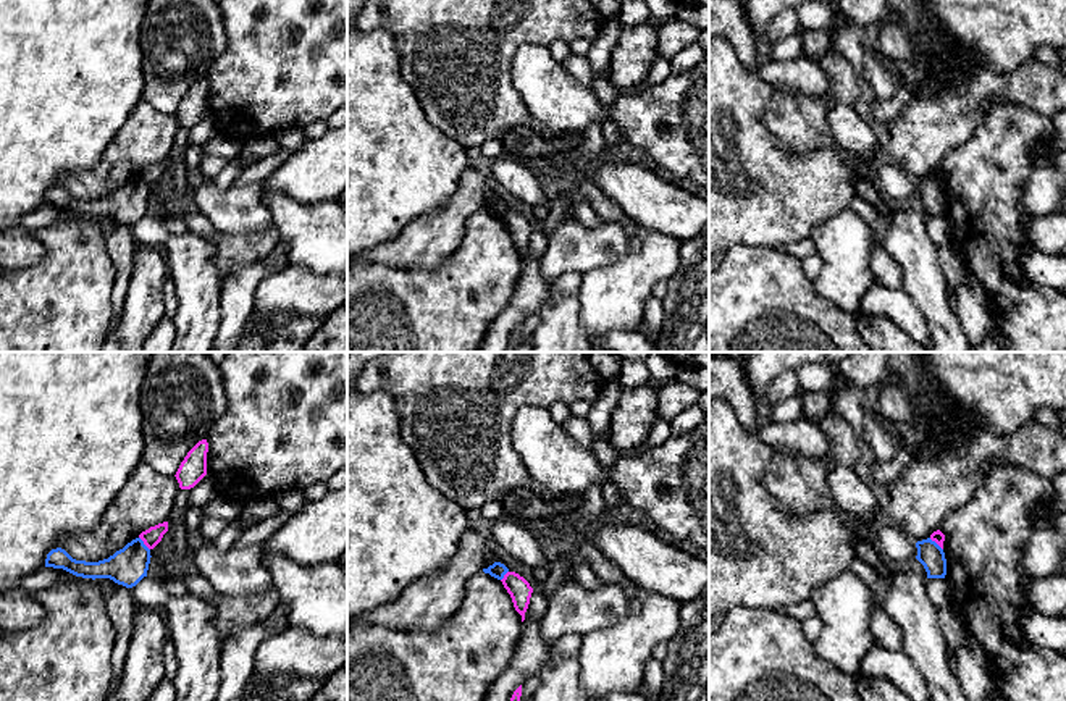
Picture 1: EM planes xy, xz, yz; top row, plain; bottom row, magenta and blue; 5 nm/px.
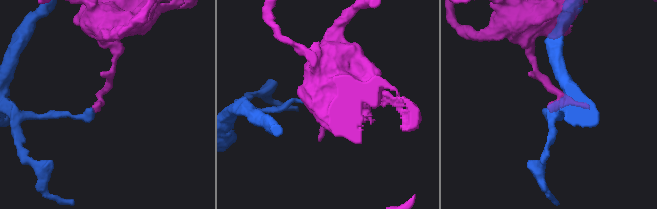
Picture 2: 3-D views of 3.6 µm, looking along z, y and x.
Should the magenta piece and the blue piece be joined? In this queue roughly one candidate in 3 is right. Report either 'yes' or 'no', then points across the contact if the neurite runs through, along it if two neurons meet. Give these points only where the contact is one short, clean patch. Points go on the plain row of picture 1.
no | along yz (929, 176), (942, 188)

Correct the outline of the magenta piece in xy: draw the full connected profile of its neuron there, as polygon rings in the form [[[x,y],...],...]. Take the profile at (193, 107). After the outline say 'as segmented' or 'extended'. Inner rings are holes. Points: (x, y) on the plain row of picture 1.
[[[207,78],[199,79],[181,100],[176,118],[181,128],[194,126],[207,113]]]; as segmented

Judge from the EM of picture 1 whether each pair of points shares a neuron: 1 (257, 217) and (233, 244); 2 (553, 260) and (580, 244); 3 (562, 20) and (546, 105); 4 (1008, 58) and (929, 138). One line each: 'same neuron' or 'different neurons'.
1: different neurons
2: same neuron
3: different neurons
4: different neurons

